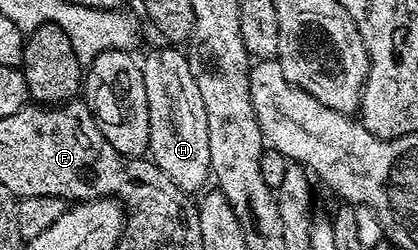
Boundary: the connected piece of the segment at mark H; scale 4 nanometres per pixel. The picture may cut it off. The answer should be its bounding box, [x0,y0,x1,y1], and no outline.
[142,47,212,194]

